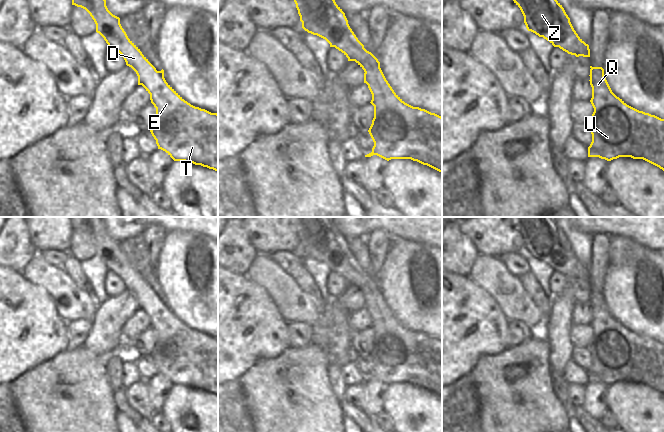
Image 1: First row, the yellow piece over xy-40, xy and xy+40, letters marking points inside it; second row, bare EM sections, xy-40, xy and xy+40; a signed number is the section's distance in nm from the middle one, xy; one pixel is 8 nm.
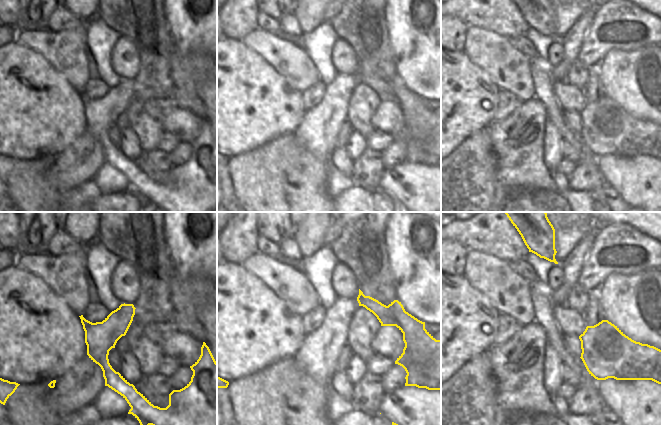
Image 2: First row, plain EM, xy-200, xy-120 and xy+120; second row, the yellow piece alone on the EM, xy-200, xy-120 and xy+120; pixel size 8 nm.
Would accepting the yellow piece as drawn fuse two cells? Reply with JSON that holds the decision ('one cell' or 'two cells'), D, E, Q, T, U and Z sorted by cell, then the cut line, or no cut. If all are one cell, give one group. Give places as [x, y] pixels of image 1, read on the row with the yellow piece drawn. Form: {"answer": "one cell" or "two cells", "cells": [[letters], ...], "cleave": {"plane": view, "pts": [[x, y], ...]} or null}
{"answer": "two cells", "cells": [["D", "Z"], ["E", "Q", "T", "U"]], "cleave": {"plane": "xy-40", "pts": [[150, 63], [146, 69], [142, 70], [142, 85]]}}

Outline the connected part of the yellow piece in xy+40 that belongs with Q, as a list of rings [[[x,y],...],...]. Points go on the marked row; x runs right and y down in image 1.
[[[602,67],[590,69],[590,100],[594,112],[586,123],[592,134],[592,142],[588,147],[588,157],[599,157],[607,161],[619,157],[643,159],[664,171],[664,119],[639,111],[627,105],[611,90]]]

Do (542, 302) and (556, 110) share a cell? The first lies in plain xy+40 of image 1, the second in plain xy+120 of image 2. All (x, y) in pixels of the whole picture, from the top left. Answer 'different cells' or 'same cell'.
same cell

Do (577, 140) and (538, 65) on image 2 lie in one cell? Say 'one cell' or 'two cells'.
one cell

